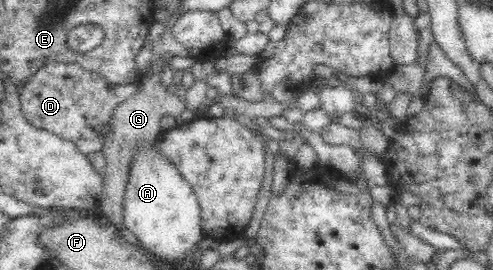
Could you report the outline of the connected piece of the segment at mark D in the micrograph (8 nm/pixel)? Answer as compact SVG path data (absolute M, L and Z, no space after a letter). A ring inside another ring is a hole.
M48 62L45 66L38 68L38 71L26 82L16 84L16 91L18 91L21 111L32 126L72 142L80 153L88 157L94 152L103 152L105 140L111 133L112 113L121 102L136 92L136 85L134 82L112 84L102 76L83 70L74 63Z

